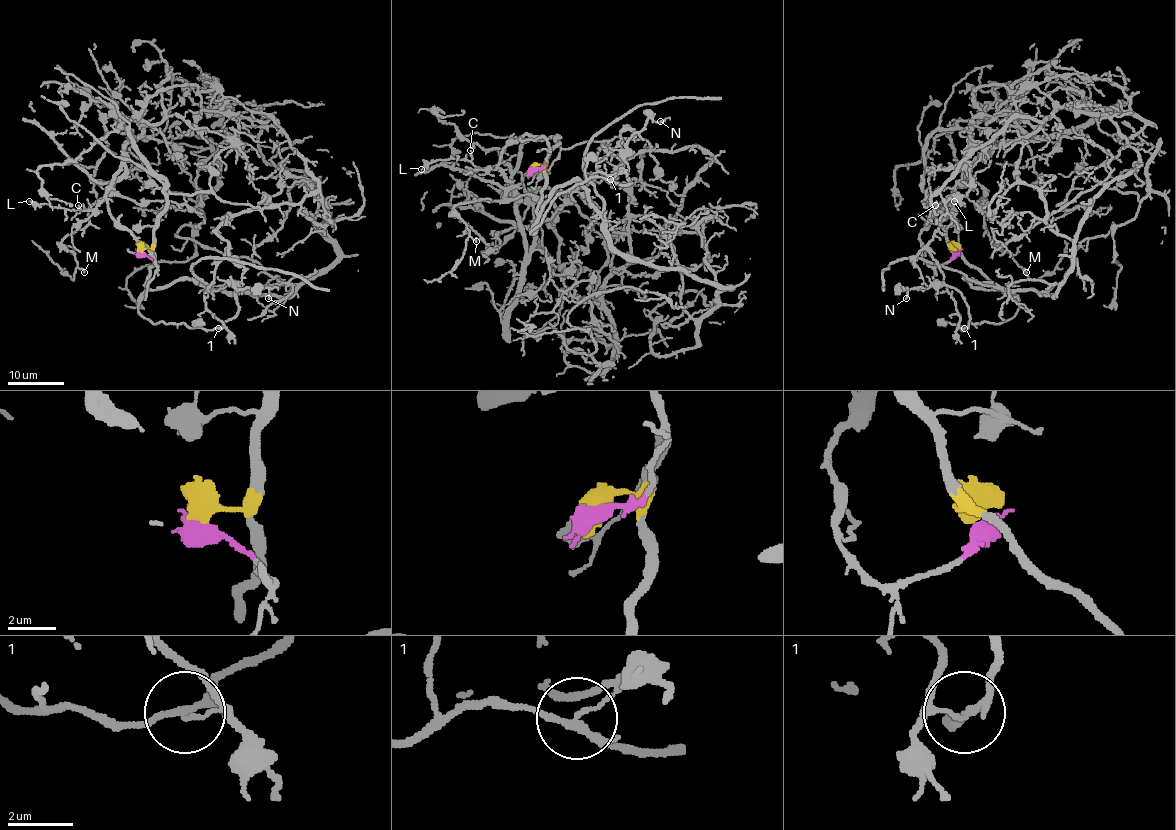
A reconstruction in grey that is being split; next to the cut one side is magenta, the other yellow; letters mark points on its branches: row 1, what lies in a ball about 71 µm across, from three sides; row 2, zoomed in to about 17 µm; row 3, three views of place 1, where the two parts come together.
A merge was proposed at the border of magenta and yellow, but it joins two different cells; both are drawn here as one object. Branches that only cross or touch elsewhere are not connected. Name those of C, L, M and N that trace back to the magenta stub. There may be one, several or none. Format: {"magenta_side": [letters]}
{"magenta_side": ["C", "L", "M"]}

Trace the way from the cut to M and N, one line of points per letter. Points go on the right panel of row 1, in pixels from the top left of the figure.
M: (956, 250), (930, 265), (920, 233), (971, 166), (992, 241), (1026, 273)
N: (954, 250), (1007, 291), (1018, 311), (997, 324), (963, 328), (970, 315), (960, 291), (903, 288), (906, 298)

